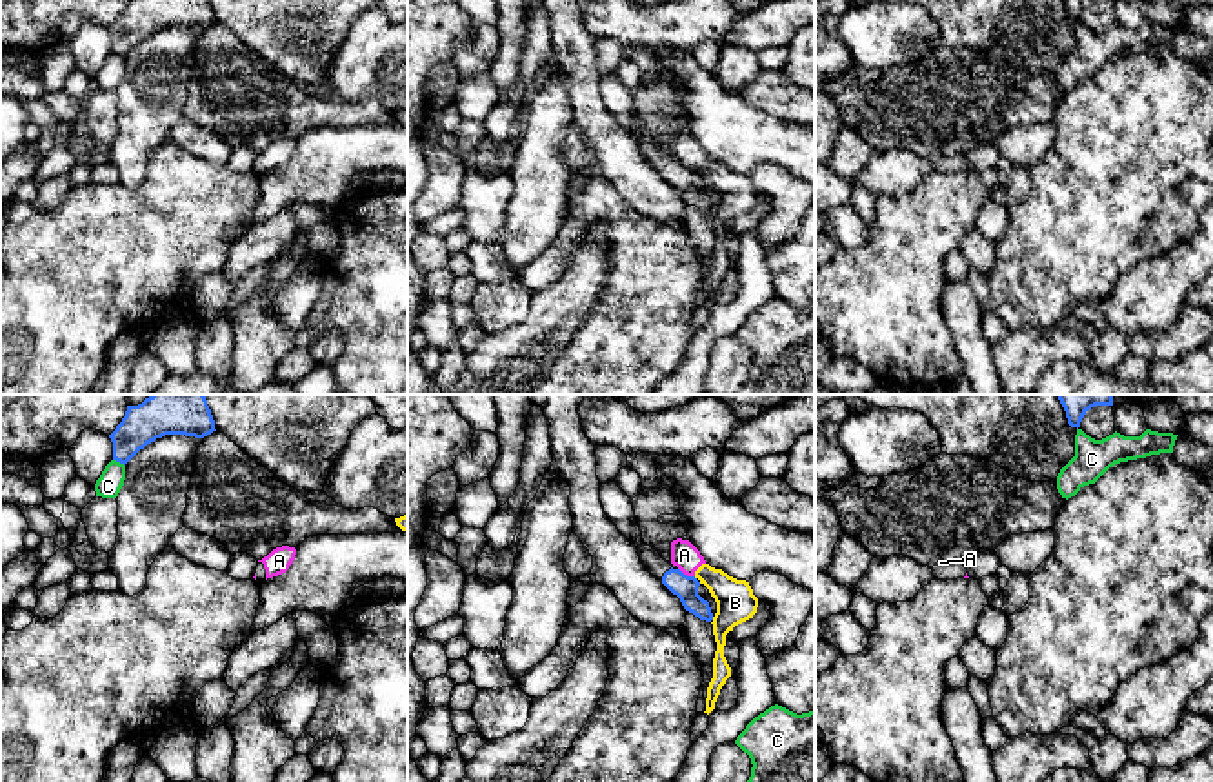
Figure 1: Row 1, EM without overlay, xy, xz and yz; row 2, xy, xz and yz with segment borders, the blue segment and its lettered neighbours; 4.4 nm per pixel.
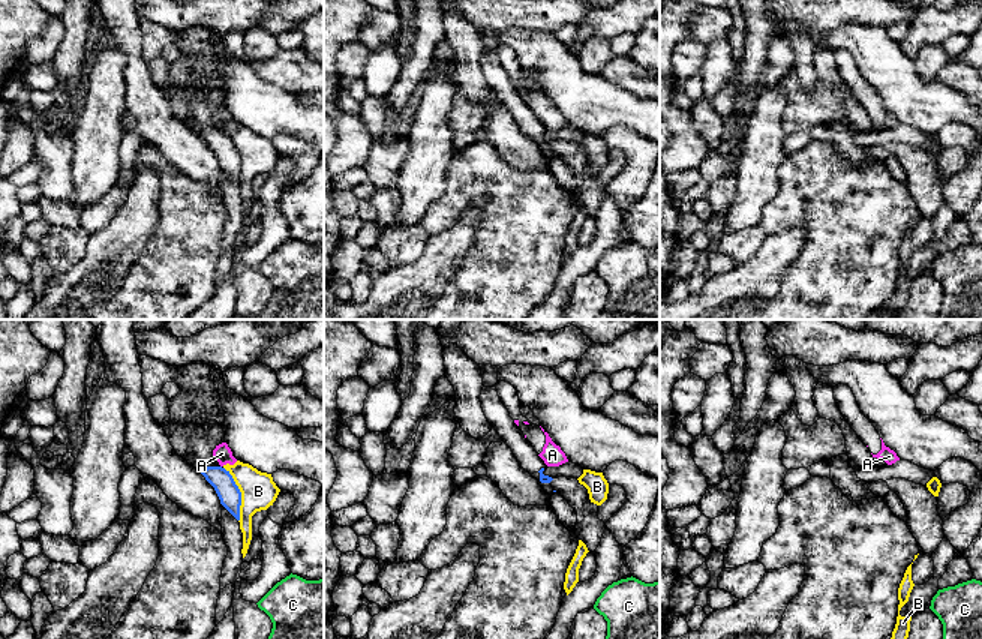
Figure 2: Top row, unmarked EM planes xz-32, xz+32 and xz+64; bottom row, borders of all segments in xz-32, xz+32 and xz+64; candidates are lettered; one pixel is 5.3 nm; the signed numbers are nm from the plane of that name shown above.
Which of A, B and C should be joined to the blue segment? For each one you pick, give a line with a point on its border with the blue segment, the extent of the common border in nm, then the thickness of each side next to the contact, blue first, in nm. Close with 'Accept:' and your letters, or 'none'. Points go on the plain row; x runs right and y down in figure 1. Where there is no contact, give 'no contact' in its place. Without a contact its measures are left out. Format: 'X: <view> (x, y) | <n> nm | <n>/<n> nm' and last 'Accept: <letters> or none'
Accept: none

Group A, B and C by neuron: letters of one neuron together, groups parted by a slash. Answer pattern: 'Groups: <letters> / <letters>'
Groups: A B / C

